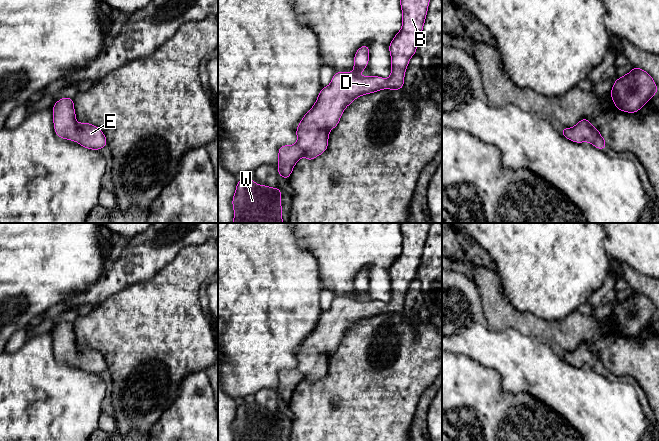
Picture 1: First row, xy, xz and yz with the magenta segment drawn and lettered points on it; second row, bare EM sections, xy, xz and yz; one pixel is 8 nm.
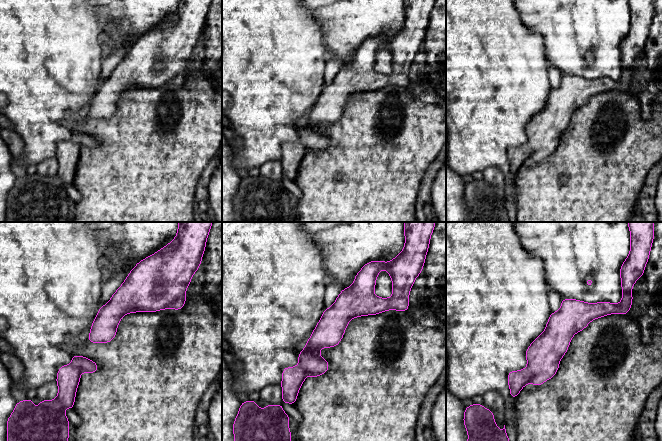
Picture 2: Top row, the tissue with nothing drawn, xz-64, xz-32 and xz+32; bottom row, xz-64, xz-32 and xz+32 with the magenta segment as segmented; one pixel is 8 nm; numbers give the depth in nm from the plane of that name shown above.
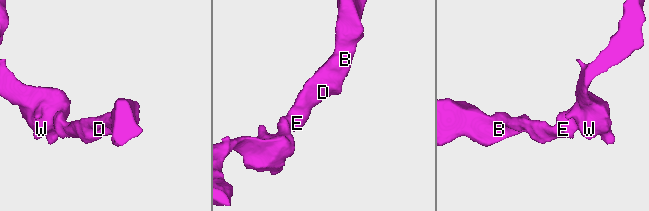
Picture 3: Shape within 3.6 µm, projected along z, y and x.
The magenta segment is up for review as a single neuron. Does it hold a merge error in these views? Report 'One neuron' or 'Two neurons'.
One neuron

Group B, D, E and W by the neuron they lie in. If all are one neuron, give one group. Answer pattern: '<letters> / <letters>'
B D E W

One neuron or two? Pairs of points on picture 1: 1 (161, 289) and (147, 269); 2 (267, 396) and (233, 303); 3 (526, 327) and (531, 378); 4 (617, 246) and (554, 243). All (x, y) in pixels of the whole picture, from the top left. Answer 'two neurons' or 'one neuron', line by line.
1: two neurons
2: two neurons
3: two neurons
4: two neurons

